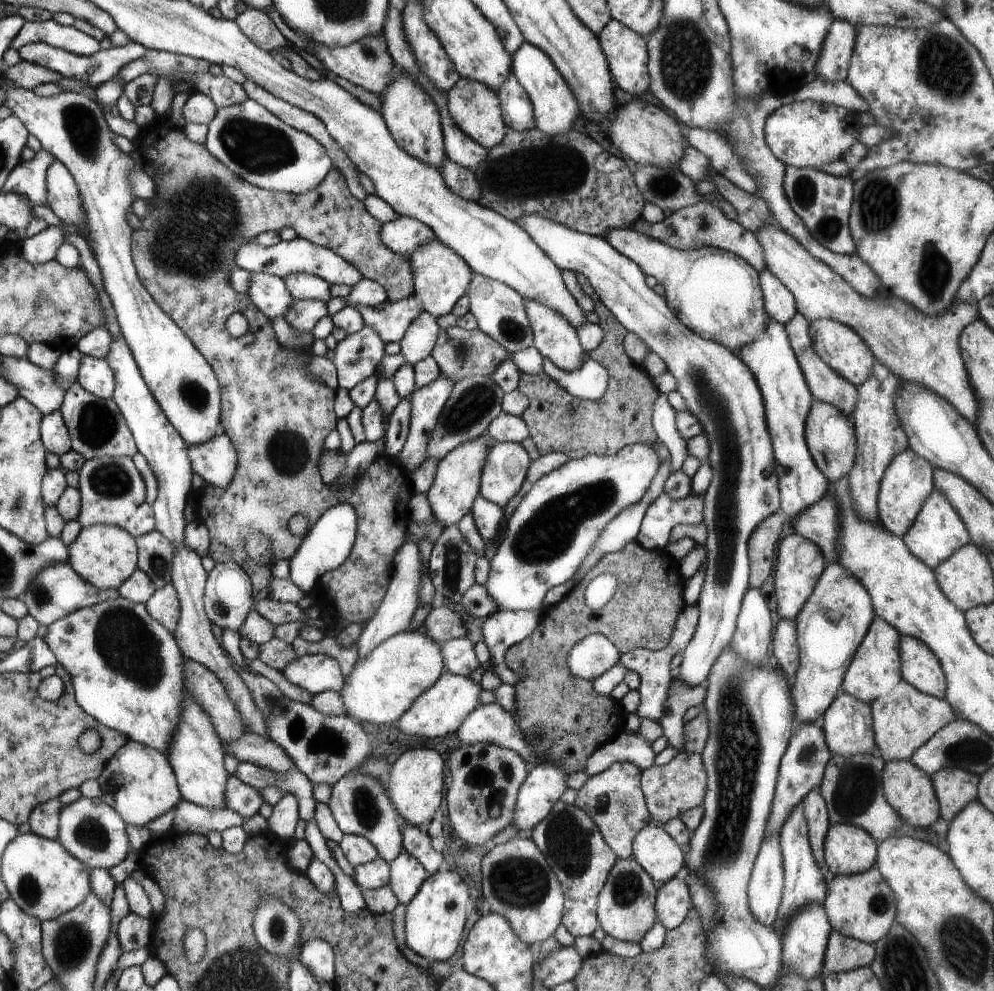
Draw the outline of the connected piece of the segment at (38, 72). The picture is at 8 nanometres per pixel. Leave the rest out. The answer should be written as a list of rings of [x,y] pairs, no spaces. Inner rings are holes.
[[[17,62],[15,66],[9,66],[5,70],[5,80],[15,82],[15,86],[25,90],[31,90],[33,86],[39,86],[39,84],[55,84],[59,78],[61,74],[31,62]]]

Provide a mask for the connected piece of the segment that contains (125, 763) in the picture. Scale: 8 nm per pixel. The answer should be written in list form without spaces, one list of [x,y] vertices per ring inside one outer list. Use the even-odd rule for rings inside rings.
[[[127,742],[117,754],[105,764],[103,772],[97,778],[101,788],[101,800],[115,808],[127,826],[147,826],[155,818],[171,812],[179,800],[183,800],[177,784],[175,770],[165,754],[143,746],[139,742]]]

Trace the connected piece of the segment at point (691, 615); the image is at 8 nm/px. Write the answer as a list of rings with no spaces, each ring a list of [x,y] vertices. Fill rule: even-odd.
[[[693,604],[693,606],[685,606],[677,618],[677,624],[675,624],[675,630],[669,638],[669,644],[657,652],[653,650],[643,650],[643,648],[637,648],[637,650],[631,650],[627,654],[621,654],[619,656],[619,662],[629,670],[629,672],[637,672],[637,676],[641,676],[641,684],[637,688],[637,692],[641,694],[641,702],[635,710],[635,716],[639,716],[641,720],[653,720],[653,722],[659,722],[661,716],[665,714],[665,700],[669,696],[669,688],[673,684],[673,672],[669,668],[671,664],[671,658],[679,652],[685,650],[685,646],[691,642],[693,634],[695,634],[695,628],[697,628],[697,622],[699,622],[699,604]]]

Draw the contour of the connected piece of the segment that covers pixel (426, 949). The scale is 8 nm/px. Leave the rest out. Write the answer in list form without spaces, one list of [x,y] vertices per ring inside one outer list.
[[[455,872],[431,874],[405,910],[405,942],[407,946],[433,962],[447,962],[459,948],[461,938],[467,936],[467,918],[471,906],[471,892],[465,880]]]

